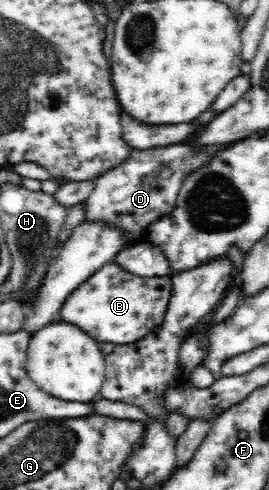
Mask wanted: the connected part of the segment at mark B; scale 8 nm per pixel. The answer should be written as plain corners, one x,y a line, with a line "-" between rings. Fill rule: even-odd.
114,262
102,266
68,296
60,309
60,320
72,322
92,338
112,344
136,342
155,329
164,318
171,295
172,277
142,277
129,274

